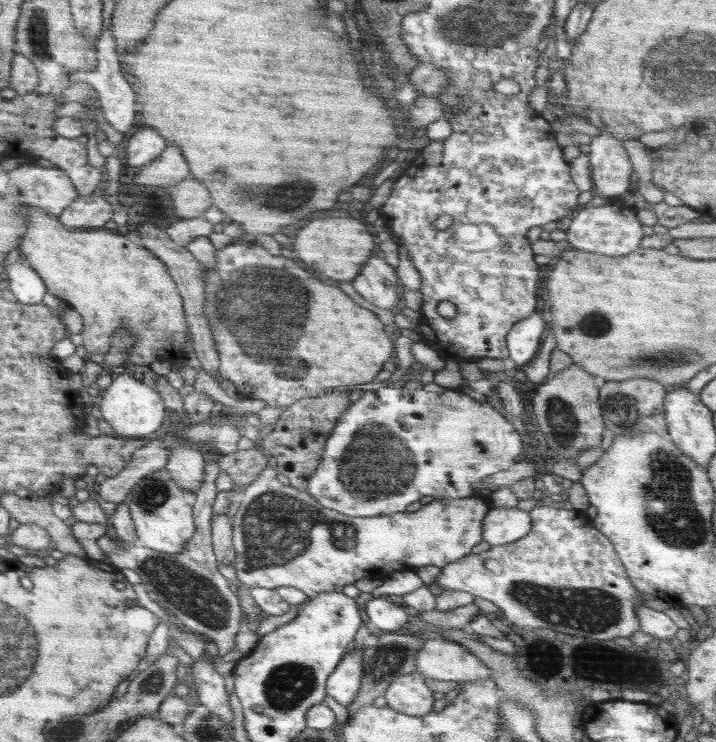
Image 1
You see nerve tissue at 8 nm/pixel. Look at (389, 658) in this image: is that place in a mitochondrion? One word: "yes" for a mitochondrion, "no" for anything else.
yes

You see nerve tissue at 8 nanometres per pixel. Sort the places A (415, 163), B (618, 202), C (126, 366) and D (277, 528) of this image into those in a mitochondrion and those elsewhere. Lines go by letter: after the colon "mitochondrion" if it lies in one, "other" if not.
A: other
B: other
C: other
D: mitochondrion

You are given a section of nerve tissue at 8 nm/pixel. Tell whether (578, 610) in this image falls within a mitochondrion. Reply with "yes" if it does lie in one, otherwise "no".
yes

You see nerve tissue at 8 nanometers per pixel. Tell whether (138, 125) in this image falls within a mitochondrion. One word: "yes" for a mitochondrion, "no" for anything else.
no

